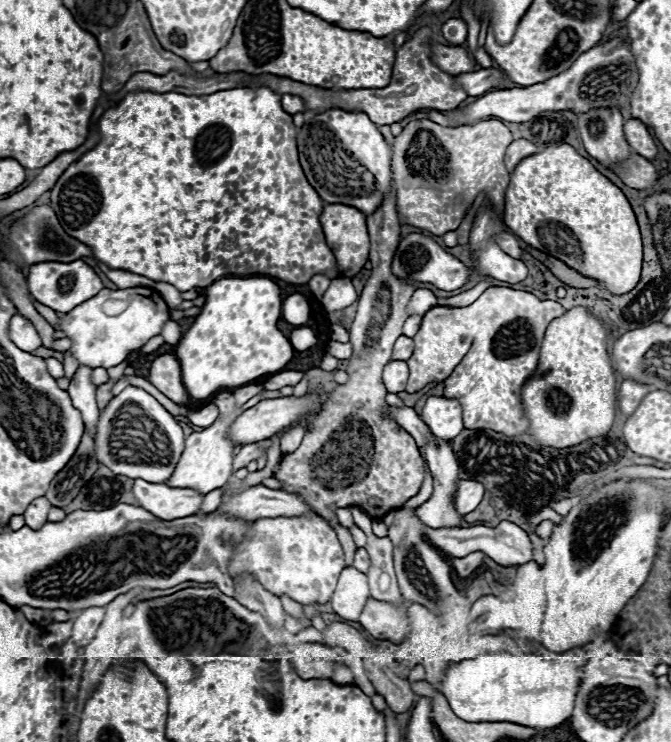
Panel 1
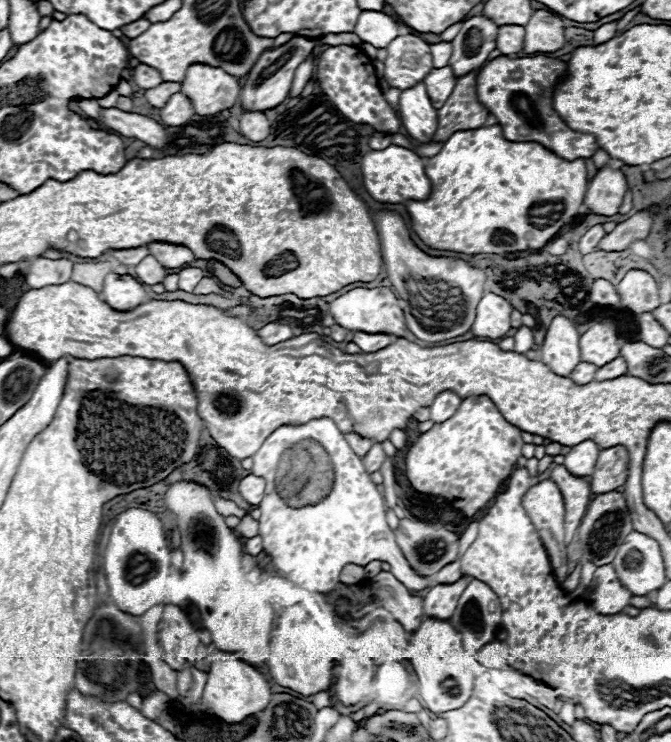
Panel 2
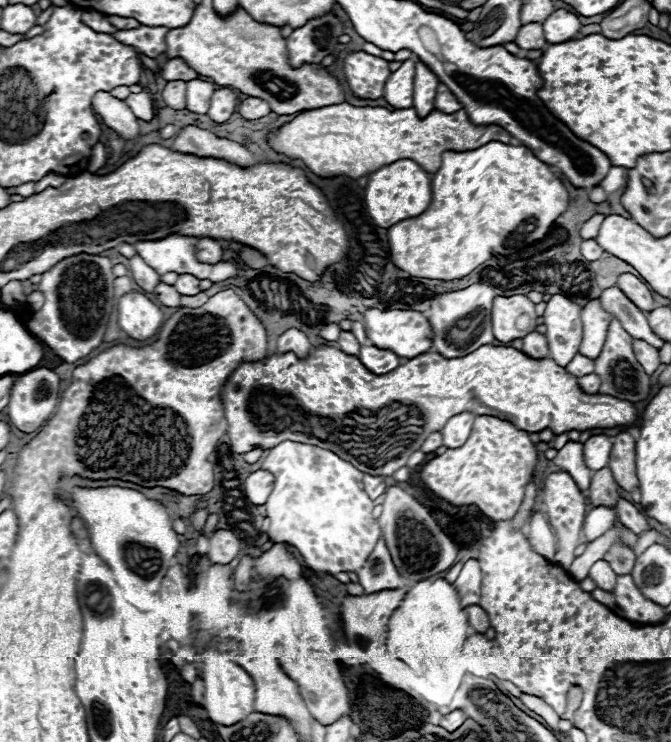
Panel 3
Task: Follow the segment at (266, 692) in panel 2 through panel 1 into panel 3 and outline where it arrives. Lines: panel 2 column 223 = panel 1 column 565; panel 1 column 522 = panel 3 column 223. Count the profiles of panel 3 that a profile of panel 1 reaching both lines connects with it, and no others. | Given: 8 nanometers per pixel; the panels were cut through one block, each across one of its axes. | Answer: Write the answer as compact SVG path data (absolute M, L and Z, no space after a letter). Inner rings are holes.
M226 654L218 656L216 662L208 660L208 664L204 666L202 662L202 670L200 676L204 680L204 710L208 712L210 720L222 726L232 726L240 720L244 720L250 712L254 712L254 680L250 678L250 674L246 674L246 670L242 670L238 664L234 664Z

